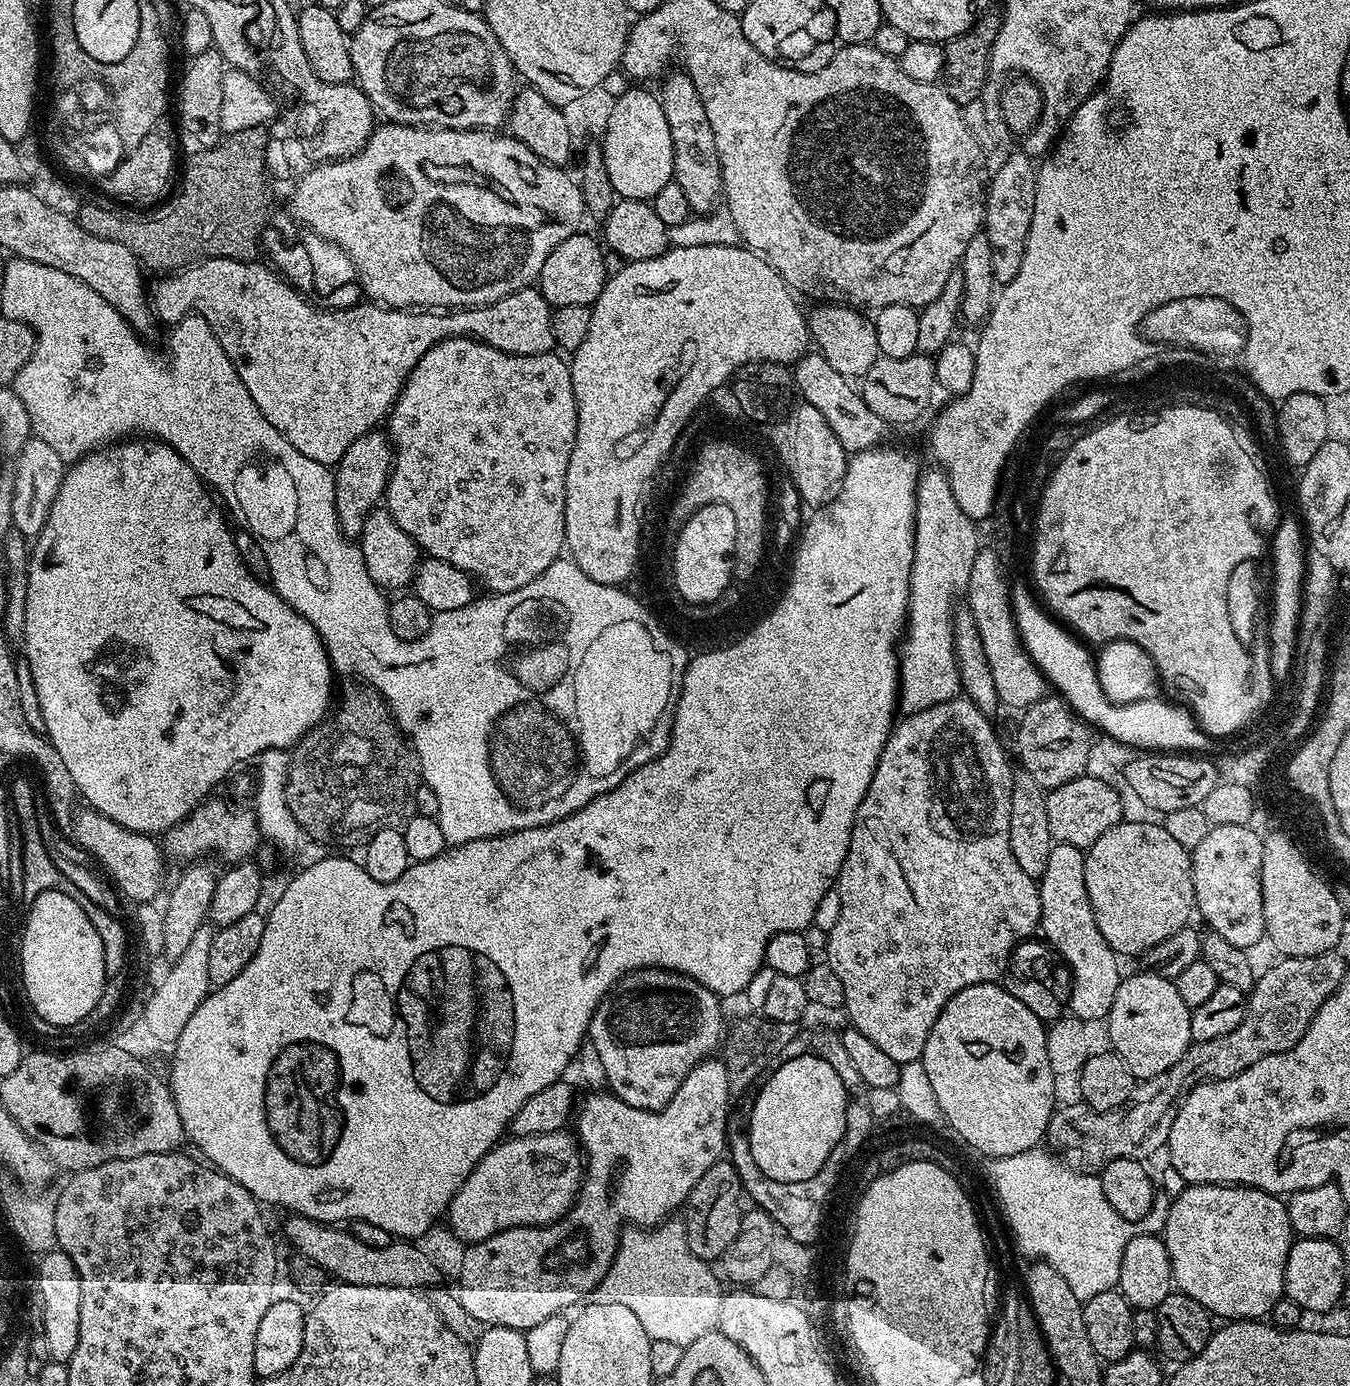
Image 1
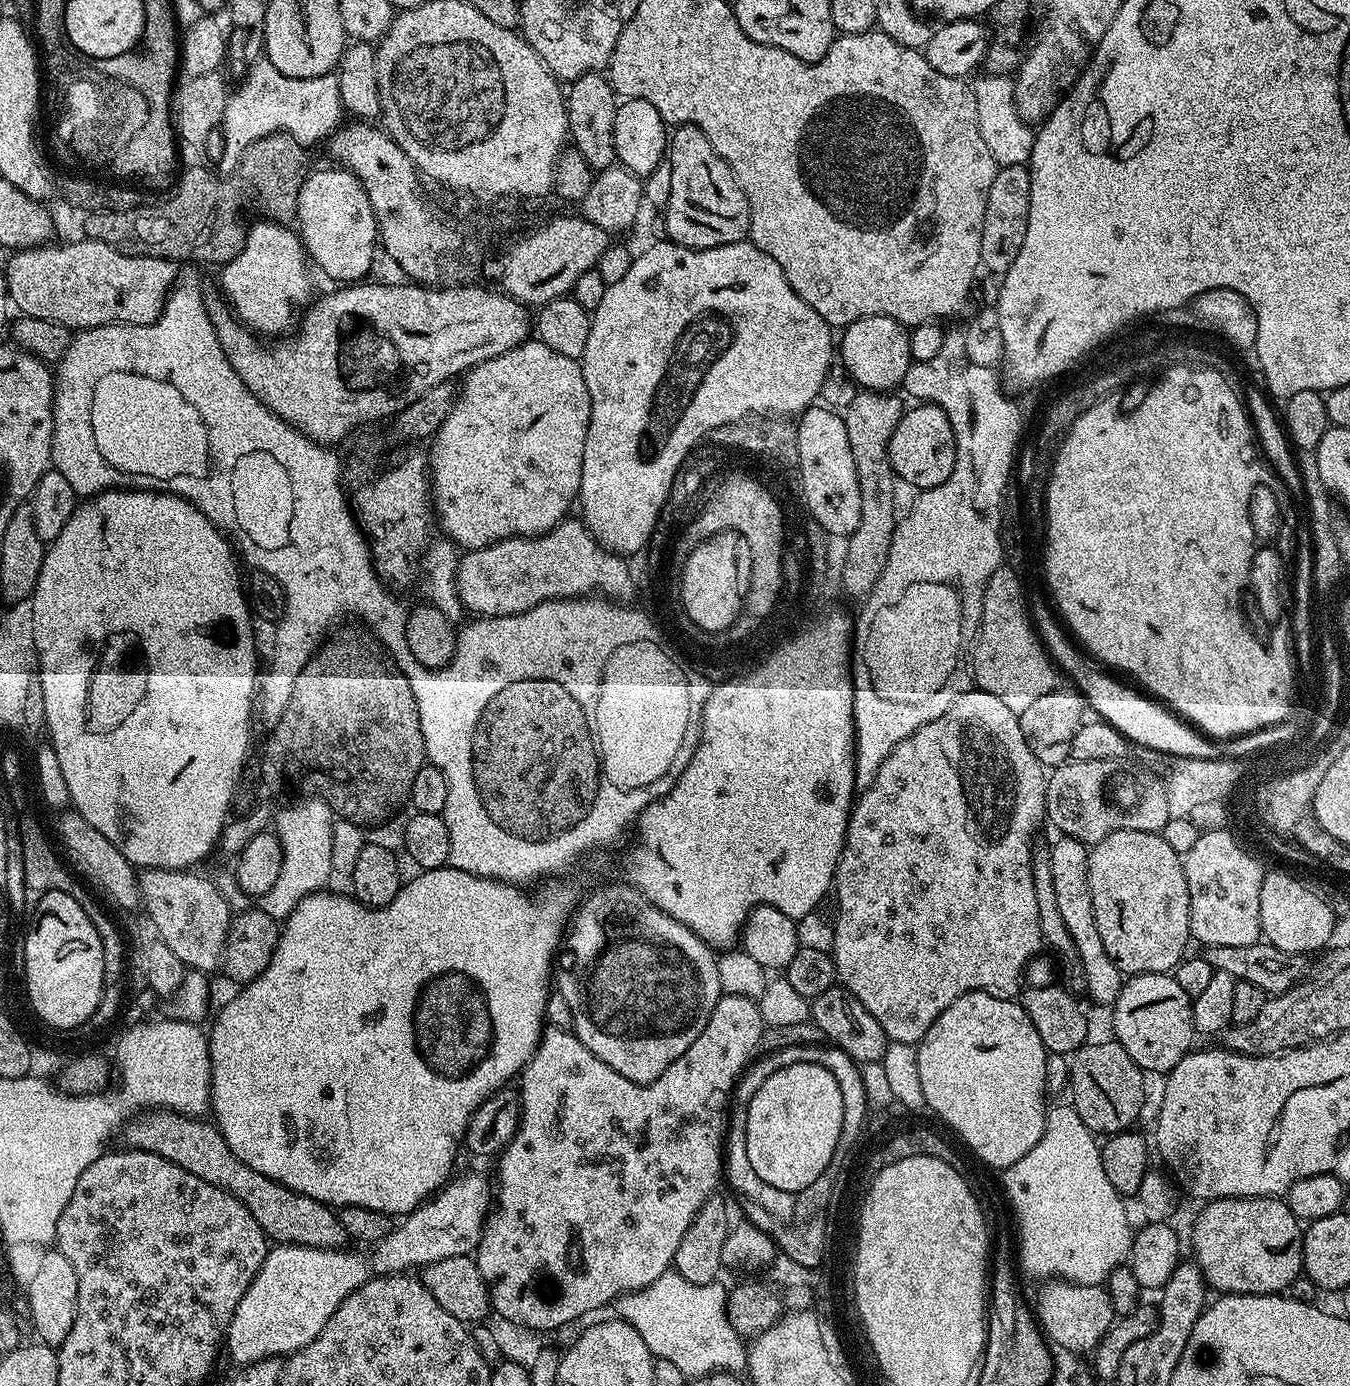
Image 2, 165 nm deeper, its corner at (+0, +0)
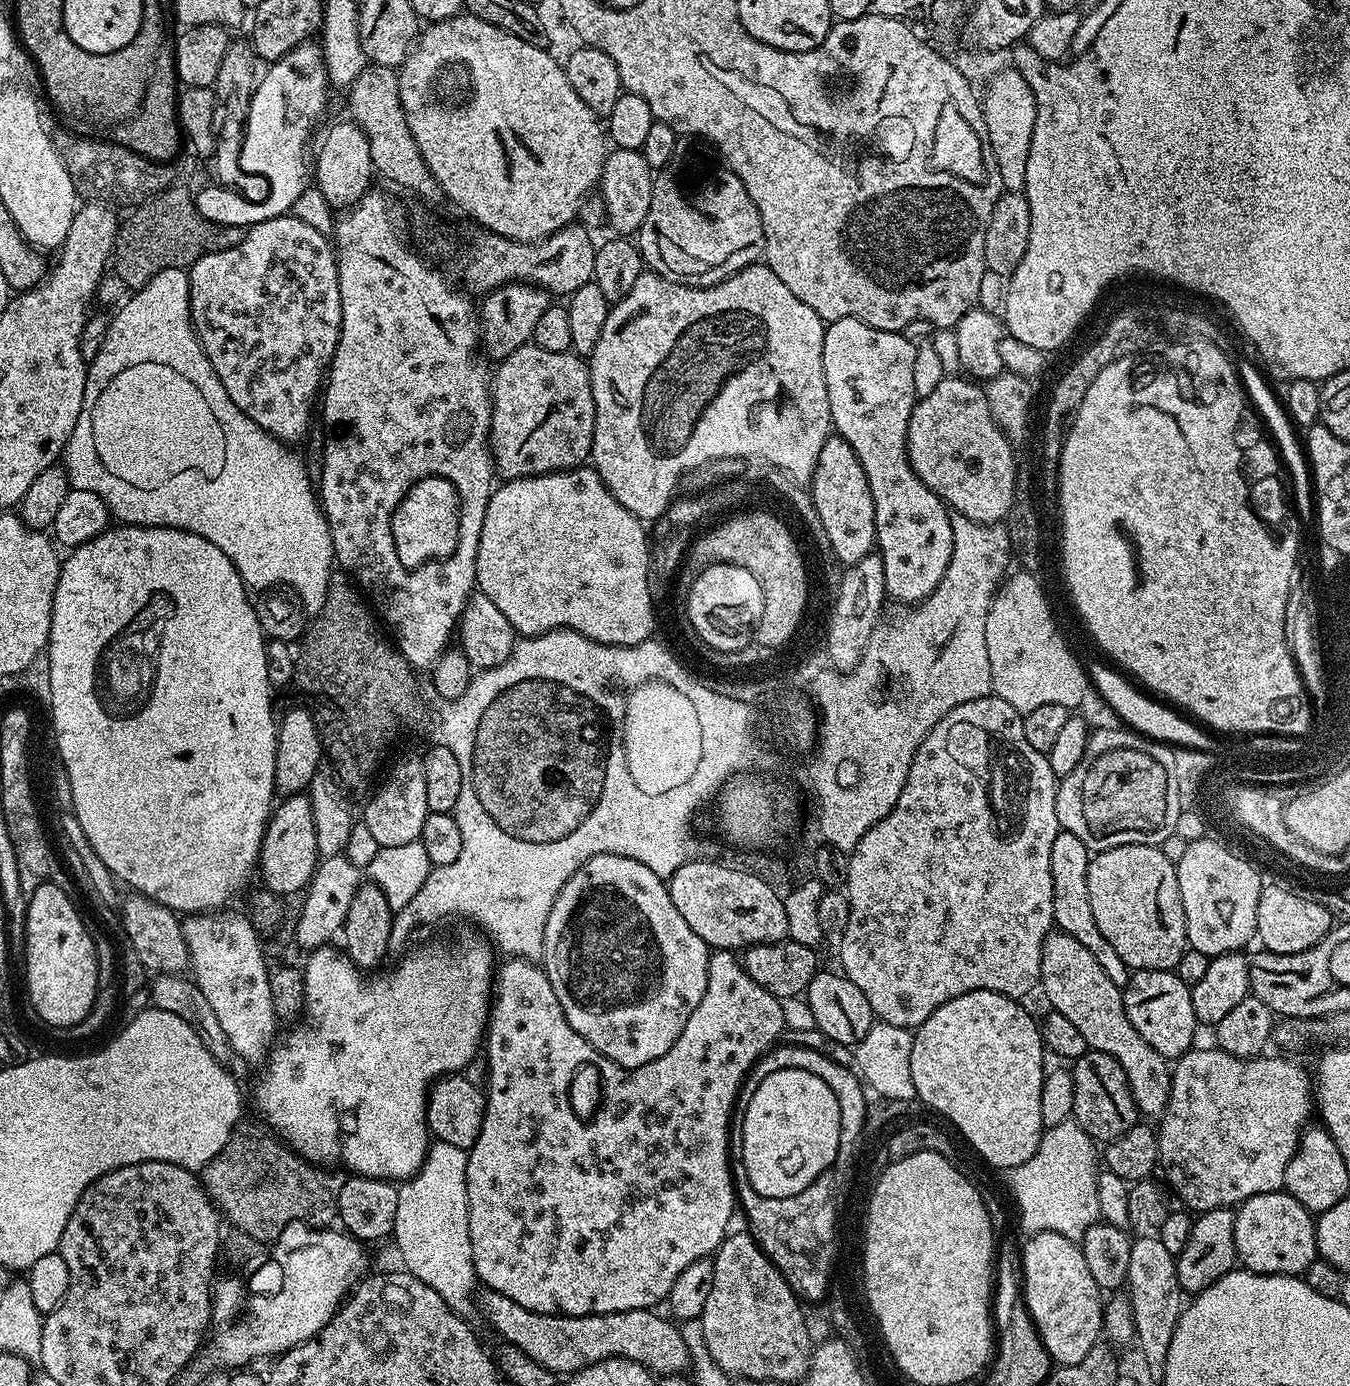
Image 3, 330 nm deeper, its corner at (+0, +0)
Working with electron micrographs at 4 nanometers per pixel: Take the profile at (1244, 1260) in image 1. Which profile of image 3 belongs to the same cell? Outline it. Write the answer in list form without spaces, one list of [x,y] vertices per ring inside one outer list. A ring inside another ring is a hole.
[[[1267,1192],[1245,1200],[1235,1209],[1234,1246],[1237,1261],[1247,1271],[1275,1276],[1300,1276],[1318,1259],[1316,1221],[1289,1192]]]

